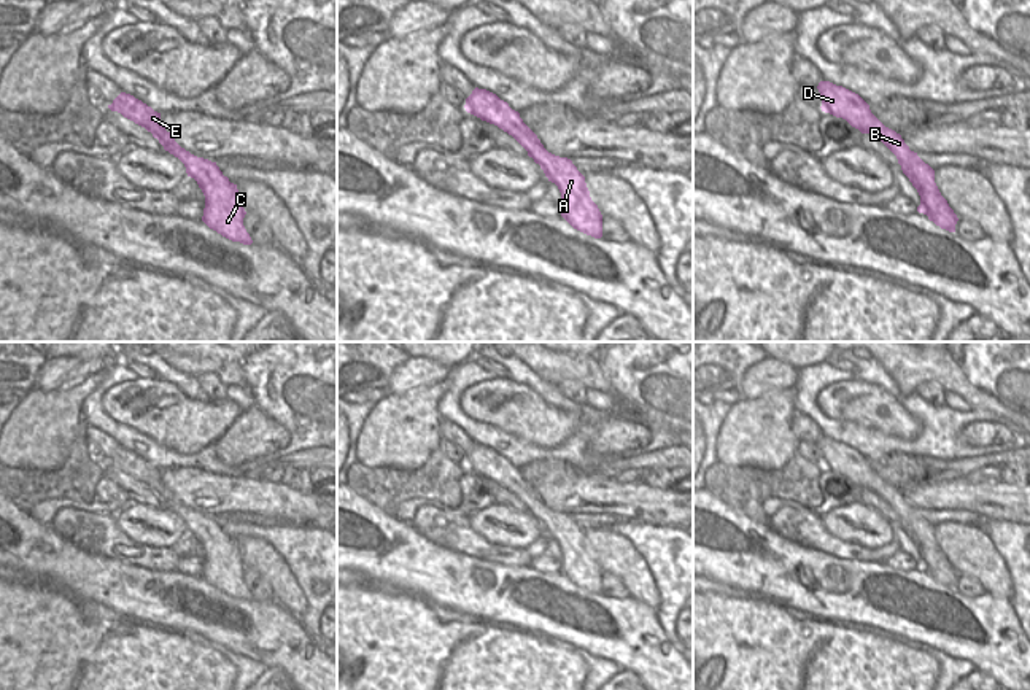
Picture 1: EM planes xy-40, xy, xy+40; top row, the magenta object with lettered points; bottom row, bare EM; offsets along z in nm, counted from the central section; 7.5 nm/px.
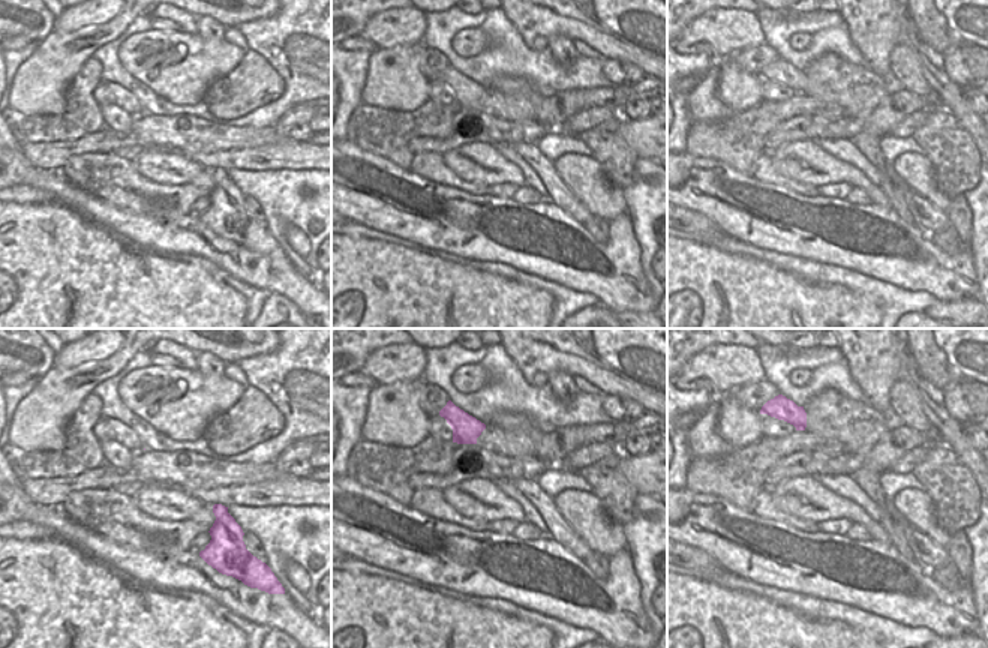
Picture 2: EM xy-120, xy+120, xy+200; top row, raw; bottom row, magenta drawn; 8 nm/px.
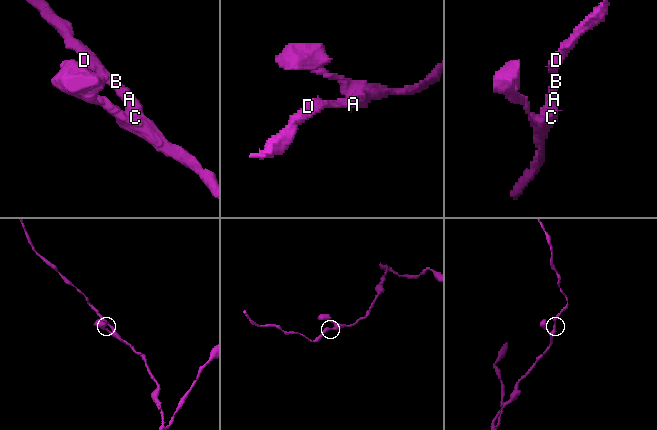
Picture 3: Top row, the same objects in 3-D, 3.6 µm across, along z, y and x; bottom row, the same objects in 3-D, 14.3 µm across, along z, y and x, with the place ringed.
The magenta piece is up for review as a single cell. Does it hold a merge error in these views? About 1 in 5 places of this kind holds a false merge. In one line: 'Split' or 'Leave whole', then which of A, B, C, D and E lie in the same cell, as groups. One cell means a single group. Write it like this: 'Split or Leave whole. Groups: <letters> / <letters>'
Leave whole. Groups: A B C D E.

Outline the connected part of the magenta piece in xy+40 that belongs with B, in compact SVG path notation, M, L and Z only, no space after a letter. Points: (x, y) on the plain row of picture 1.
M820 437L817 445L822 453L822 467L846 475L862 490L879 494L896 512L903 529L920 552L917 568L927 571L941 585L955 588L958 574L941 552L935 539L935 526L909 506L901 491L885 483L858 450L830 437Z

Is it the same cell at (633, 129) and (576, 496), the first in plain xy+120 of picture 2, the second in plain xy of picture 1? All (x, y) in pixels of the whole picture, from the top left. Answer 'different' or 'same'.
same

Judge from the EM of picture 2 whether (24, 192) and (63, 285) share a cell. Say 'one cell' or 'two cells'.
two cells

